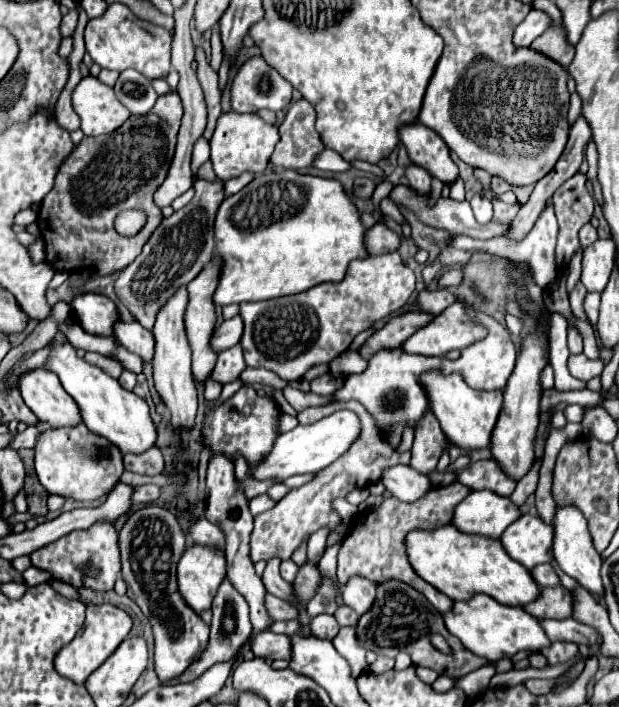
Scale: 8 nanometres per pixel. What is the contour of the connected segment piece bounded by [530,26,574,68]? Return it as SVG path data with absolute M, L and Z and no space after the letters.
M560 26L548 28L548 32L544 32L530 48L536 52L542 52L550 60L556 60L560 66L568 68L574 58L574 48L568 46L568 42L562 34L564 34L564 30Z

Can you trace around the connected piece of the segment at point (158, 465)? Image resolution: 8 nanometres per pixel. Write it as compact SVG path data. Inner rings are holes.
M152 446L142 454L130 454L130 452L124 454L124 468L136 474L156 476L156 474L162 474L164 470L164 458L162 458L162 452L156 446Z

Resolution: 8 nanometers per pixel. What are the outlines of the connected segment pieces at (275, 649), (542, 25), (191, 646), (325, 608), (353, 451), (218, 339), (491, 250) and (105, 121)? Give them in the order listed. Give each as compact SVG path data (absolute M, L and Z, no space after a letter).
M264 630L264 632L258 632L258 634L252 634L250 638L250 650L254 656L260 656L260 658L284 658L284 660L290 660L290 638L284 636L284 634L274 634L270 630Z
M530 10L530 14L520 22L520 26L516 26L514 30L514 44L518 48L530 46L546 28L550 26L550 16L546 12L540 10Z
M146 506L126 516L126 524L118 532L118 546L122 554L122 578L128 586L126 594L140 606L152 626L154 666L160 682L166 682L180 676L188 664L198 660L208 644L208 626L184 604L176 584L176 564L184 552L186 536L170 510Z
M322 576L322 586L316 594L318 596L314 596L306 606L308 616L314 618L318 614L334 614L336 612L336 586L328 582L328 578Z
M357 401L340 402L339 405L338 402L332 402L332 404L316 406L316 408L310 406L310 408L302 410L302 412L298 412L296 418L300 420L300 424L314 424L316 420L320 420L324 416L330 416L332 412L340 409L351 410L360 418L362 432L360 432L358 440L352 444L352 448L340 460L336 460L334 464L330 464L328 468L318 472L312 482L308 482L308 484L304 484L300 488L294 488L272 510L254 516L254 530L252 530L252 538L250 538L252 562L268 560L272 556L278 556L282 560L290 558L292 552L300 546L300 542L308 534L314 534L322 526L330 526L332 530L336 528L336 524L340 522L340 516L330 506L332 498L344 498L350 490L366 488L366 484L372 482L372 480L378 480L382 476L384 468L388 468L388 466L410 464L410 452L400 452L400 450L392 448L388 438L384 438L382 430L376 428L376 422L372 420L372 416Z
M234 316L232 320L224 320L222 326L218 326L214 330L214 336L212 336L212 348L216 352L222 352L226 348L232 348L240 342L240 336L242 336L242 330L244 330L244 324L240 320L240 316Z
M548 204L548 208L540 214L538 222L534 224L534 228L530 230L530 234L524 240L500 240L500 238L490 238L486 242L474 240L474 250L486 252L486 254L492 254L492 256L498 256L498 258L510 258L510 260L528 262L532 266L536 284L542 286L542 288L546 288L552 282L556 282L556 276L558 276L556 258L554 258L556 236L558 236L558 224L556 224L556 216L554 216L554 208L552 208L552 204Z
M88 76L72 94L74 112L80 116L80 130L86 136L102 136L114 132L130 116L128 108L116 98L114 90L98 78Z

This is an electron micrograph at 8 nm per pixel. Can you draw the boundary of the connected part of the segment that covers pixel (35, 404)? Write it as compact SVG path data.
M46 368L30 370L20 376L18 390L36 418L48 422L52 428L76 426L80 422L76 402L66 394L54 372Z

